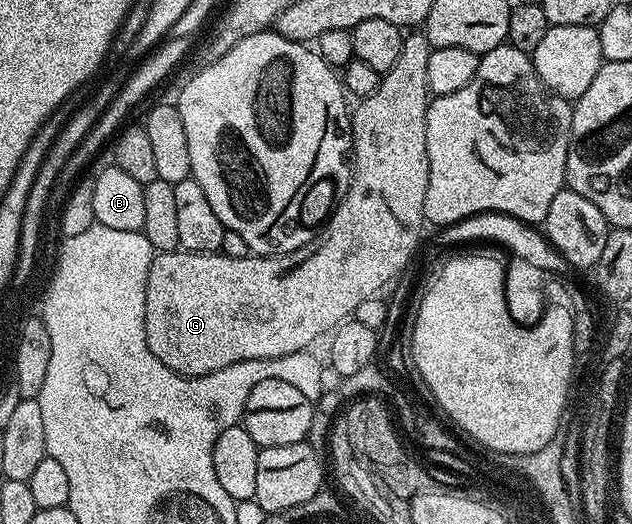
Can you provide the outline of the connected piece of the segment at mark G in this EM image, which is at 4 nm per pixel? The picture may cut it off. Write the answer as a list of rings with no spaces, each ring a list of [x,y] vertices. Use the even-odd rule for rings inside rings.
[[[409,33],[405,35],[403,49],[399,49],[399,61],[390,71],[384,72],[381,84],[365,99],[360,100],[351,115],[353,125],[353,181],[349,184],[344,195],[334,206],[333,212],[318,230],[316,236],[307,245],[295,249],[289,255],[255,255],[250,253],[246,259],[227,257],[220,253],[206,253],[204,251],[163,251],[154,254],[151,269],[147,273],[145,286],[145,328],[147,329],[147,345],[167,369],[180,375],[196,377],[210,375],[219,369],[227,369],[227,365],[235,365],[239,361],[255,361],[256,359],[270,359],[283,357],[296,351],[312,348],[313,342],[321,334],[332,332],[340,323],[346,322],[359,309],[362,301],[378,296],[378,288],[392,278],[398,278],[400,271],[413,259],[417,246],[421,243],[421,227],[426,226],[423,213],[423,197],[427,197],[427,181],[429,180],[429,162],[427,161],[427,109],[429,108],[430,93],[427,85],[427,57],[430,53],[429,42],[423,33]]]

